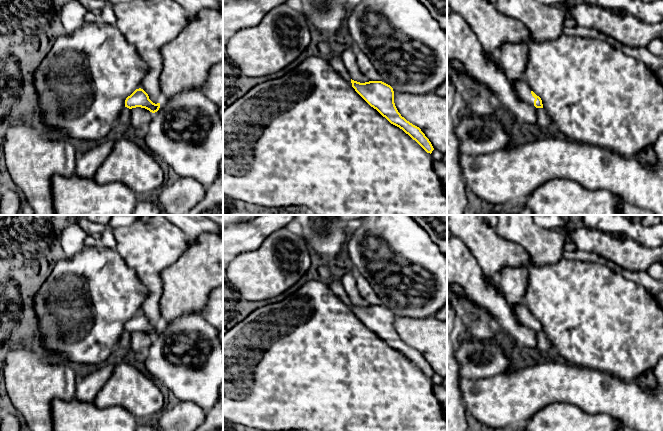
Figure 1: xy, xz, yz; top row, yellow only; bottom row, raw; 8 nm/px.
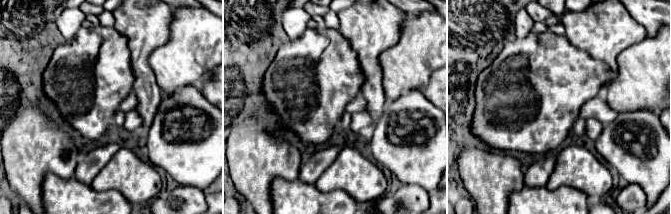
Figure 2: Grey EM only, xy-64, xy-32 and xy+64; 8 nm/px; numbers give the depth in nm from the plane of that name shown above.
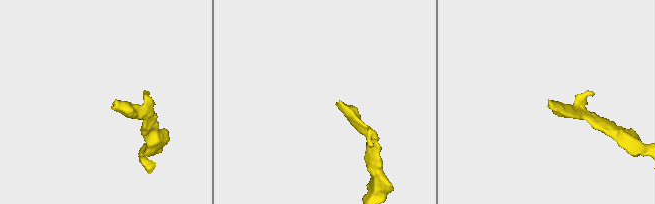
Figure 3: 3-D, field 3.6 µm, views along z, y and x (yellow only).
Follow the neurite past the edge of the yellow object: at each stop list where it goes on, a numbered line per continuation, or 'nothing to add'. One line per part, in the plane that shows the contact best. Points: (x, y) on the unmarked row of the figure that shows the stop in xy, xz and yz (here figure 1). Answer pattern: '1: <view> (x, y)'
1: yz (522, 312)

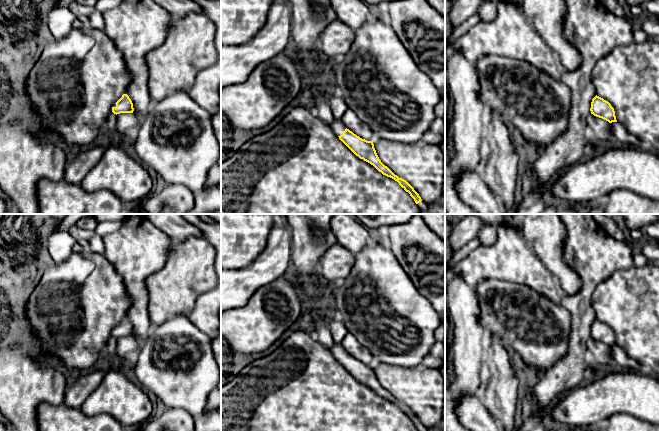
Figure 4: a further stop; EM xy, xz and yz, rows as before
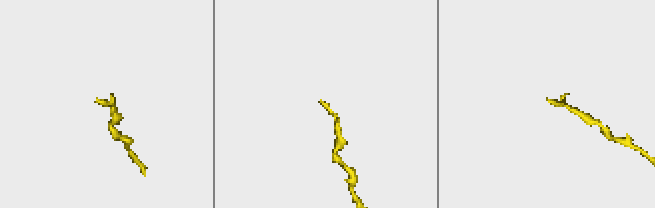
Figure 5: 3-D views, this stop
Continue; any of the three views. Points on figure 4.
1: xz (338, 351)

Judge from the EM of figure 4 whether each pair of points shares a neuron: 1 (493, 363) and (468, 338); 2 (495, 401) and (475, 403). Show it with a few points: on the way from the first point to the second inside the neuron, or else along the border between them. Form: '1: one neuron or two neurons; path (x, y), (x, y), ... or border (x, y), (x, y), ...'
1: two neurons; border (485, 345), (485, 355), (482, 363)
2: two neurons; border (479, 393), (485, 408), (494, 418)

